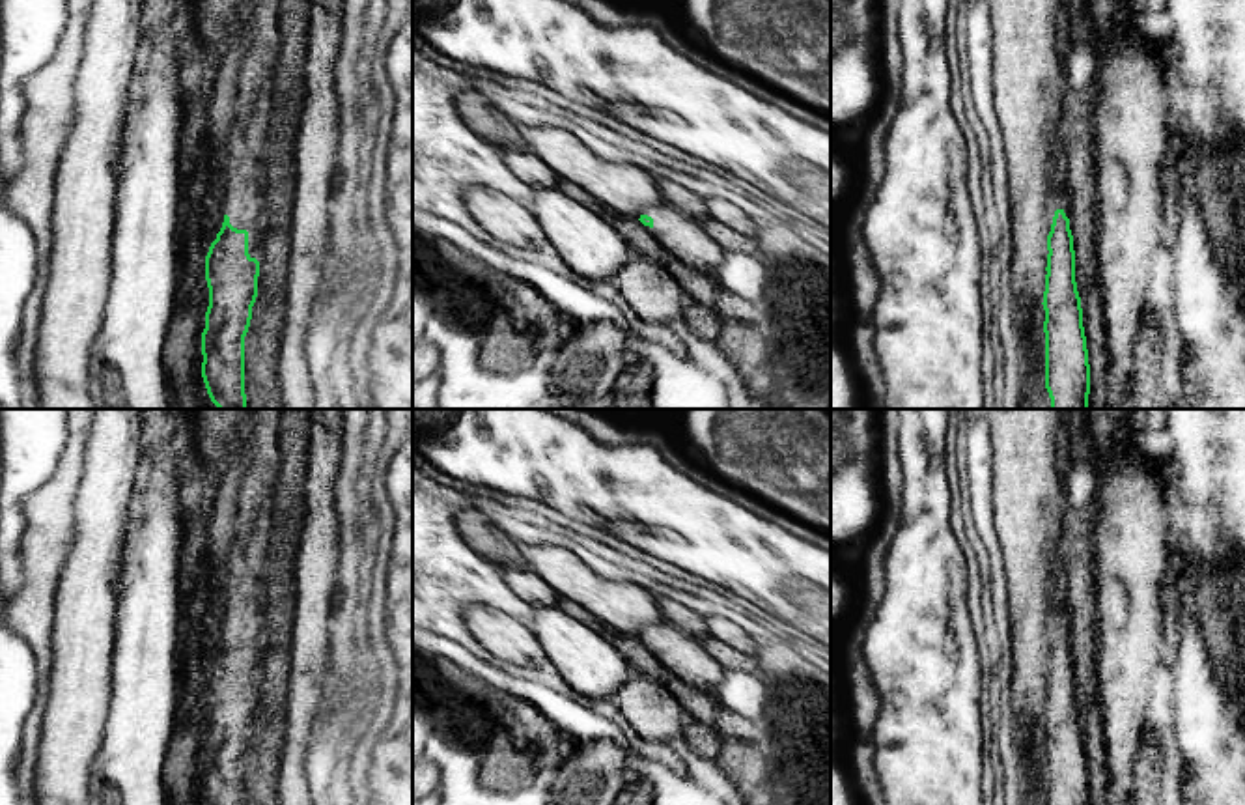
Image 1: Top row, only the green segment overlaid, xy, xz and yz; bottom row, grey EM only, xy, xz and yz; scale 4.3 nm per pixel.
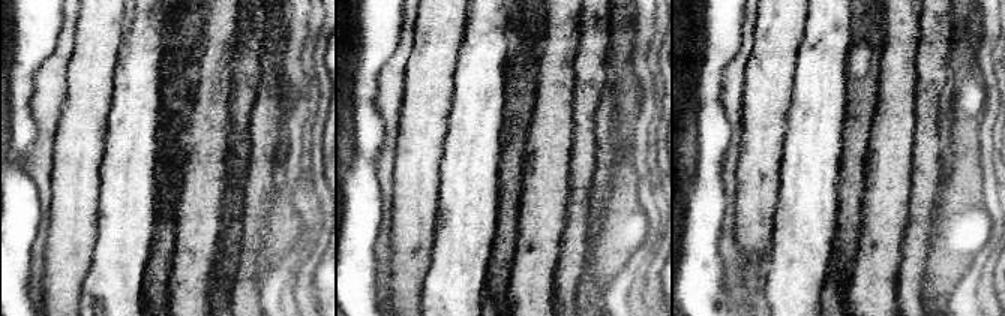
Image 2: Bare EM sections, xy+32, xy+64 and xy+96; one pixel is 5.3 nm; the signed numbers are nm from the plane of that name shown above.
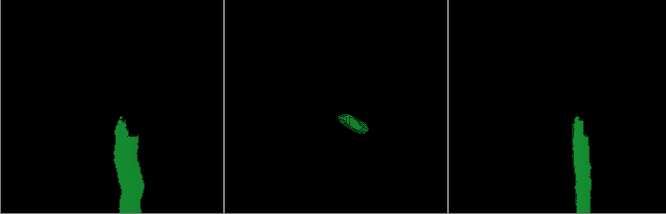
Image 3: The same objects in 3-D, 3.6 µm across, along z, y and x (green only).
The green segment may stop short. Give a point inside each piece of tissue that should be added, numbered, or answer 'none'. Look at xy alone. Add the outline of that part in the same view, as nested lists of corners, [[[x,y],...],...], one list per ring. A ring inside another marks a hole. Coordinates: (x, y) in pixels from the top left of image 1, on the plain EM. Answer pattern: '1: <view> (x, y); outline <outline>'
1: xy (243, 621); outline [[[250,409],[246,474],[239,489],[237,534],[224,566],[220,639],[248,650],[248,672],[263,678],[267,648],[263,575],[273,538],[274,482],[280,467],[282,409]]]

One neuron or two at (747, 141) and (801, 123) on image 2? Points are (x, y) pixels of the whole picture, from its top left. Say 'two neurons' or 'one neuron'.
two neurons

